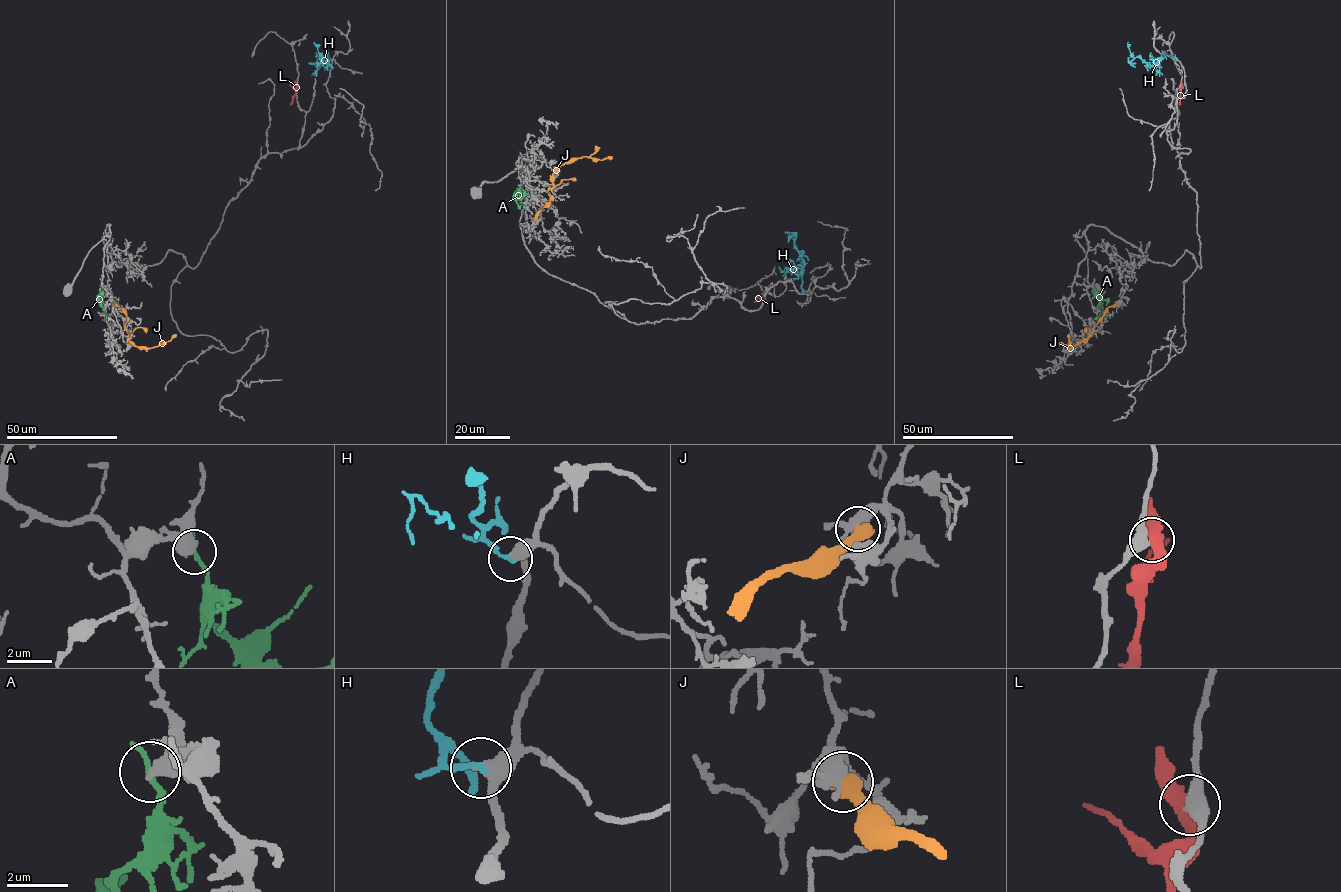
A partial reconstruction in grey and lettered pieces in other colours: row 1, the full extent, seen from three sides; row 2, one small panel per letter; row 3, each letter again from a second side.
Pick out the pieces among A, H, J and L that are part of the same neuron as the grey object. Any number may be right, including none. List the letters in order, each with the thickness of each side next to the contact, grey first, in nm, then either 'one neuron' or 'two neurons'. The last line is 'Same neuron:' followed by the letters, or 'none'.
A: 500 nm thick on the grey side, 220 nm on the other; two neurons
H: 380 nm thick on the grey side, 180 nm on the other; two neurons
J: 460 nm thick on the grey side, 600 nm on the other; two neurons
L: 420 nm thick on the grey side, 500 nm on the other; two neurons
Same neuron: none

